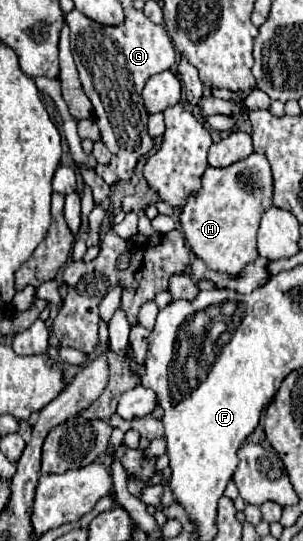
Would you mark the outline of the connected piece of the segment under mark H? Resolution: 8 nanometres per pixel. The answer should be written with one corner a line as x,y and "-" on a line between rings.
252,153
250,157
232,163
224,169
212,169
208,167
202,177
202,189
196,197
188,199
186,207
180,213
180,225
186,235
188,245
192,247
194,255
200,257
208,269
220,271
220,273
240,273
248,263
252,263
258,257
256,251
256,233
260,227
260,217
266,209
272,207
272,173
268,159
260,153

